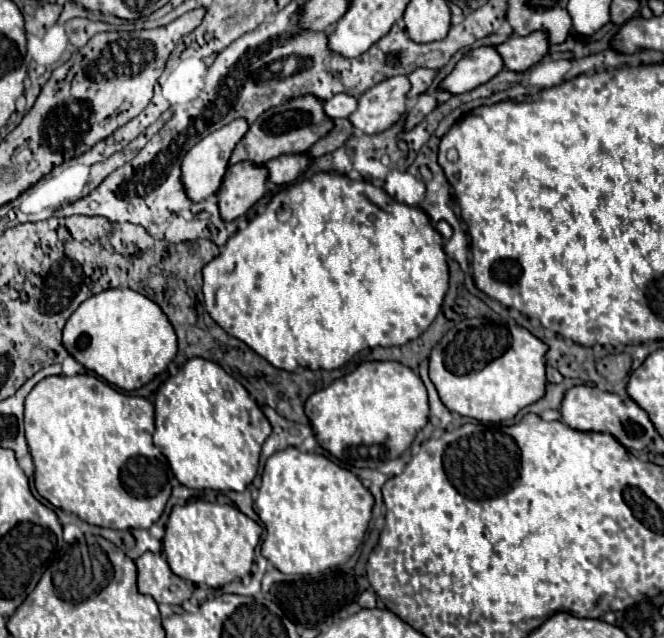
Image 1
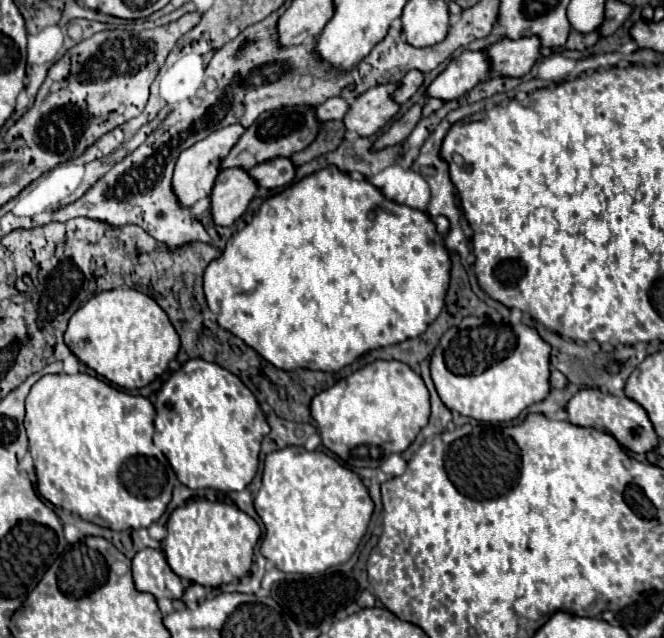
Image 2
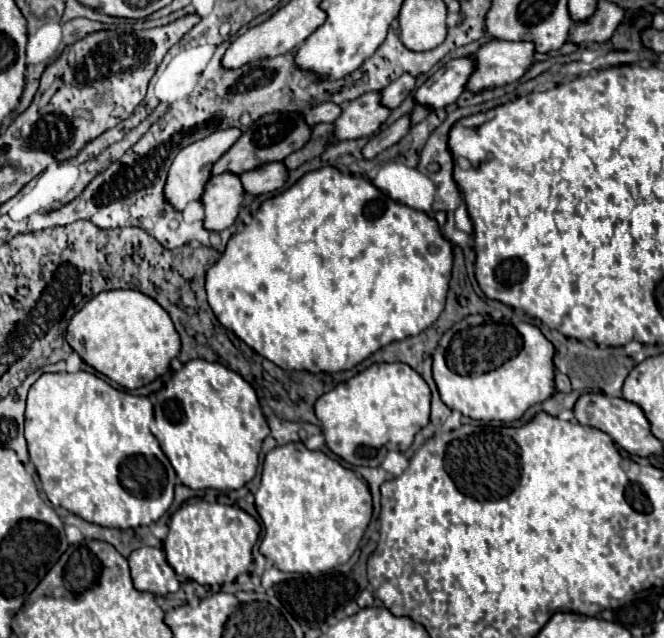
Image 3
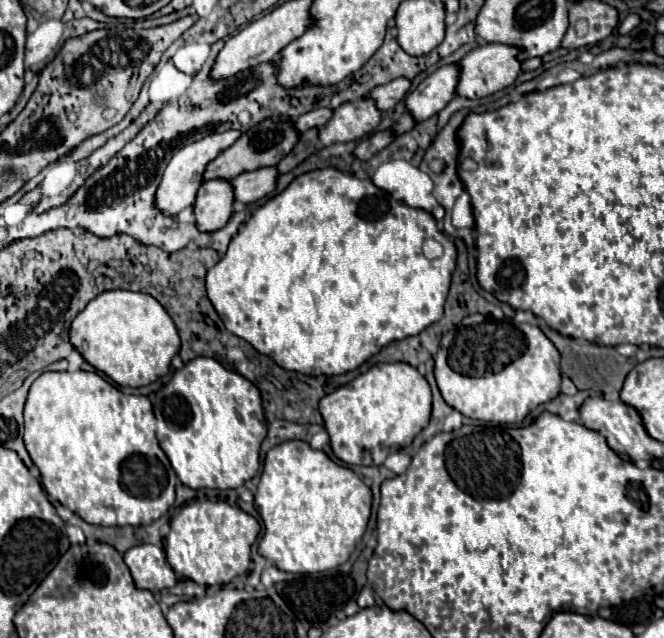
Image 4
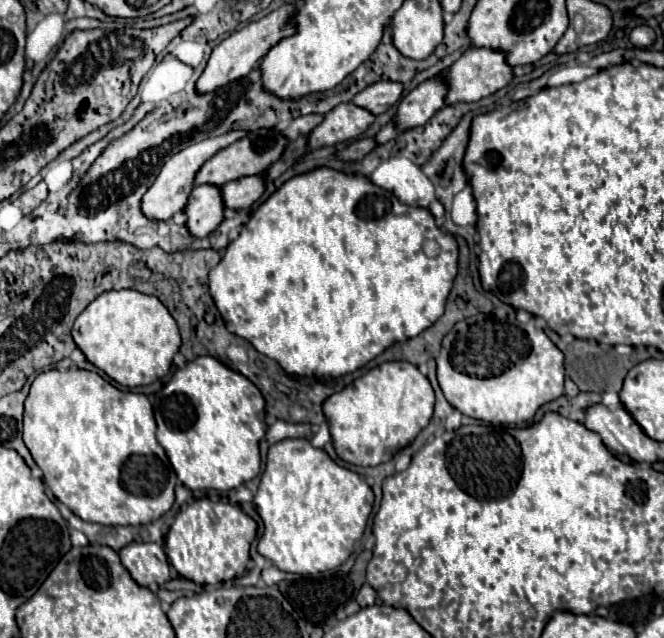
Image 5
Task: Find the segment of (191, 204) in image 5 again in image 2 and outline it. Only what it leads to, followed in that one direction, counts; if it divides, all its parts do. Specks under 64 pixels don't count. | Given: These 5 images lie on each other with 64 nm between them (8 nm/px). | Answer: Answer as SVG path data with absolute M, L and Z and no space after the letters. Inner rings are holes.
M228 168L216 176L210 192L210 212L216 226L230 226L248 208L258 192L256 182L242 168Z

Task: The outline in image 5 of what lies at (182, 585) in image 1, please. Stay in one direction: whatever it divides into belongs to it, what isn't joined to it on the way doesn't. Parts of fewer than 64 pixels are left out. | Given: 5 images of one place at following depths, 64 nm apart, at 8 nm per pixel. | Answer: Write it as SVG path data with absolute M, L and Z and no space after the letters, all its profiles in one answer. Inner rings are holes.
M132 542L126 544L118 554L130 576L140 586L156 590L160 584L170 580L170 564L160 544Z

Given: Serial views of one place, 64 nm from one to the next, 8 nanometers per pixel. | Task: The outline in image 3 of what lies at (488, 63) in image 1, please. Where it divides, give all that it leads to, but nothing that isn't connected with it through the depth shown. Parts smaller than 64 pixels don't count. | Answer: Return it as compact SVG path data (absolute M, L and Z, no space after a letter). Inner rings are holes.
M454 58L438 68L414 94L414 102L426 110L438 110L458 100L470 74L474 72L474 58Z

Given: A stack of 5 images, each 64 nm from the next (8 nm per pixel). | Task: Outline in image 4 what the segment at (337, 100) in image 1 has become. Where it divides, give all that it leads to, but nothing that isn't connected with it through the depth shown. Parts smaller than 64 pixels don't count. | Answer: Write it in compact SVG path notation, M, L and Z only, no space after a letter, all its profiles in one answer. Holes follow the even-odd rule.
M318 108L318 110L312 110L312 112L302 114L302 116L294 122L294 128L296 128L298 132L304 132L304 130L308 130L308 128L320 128L322 124L326 124L326 122L330 120L330 116L332 116L332 110L328 110L328 108Z

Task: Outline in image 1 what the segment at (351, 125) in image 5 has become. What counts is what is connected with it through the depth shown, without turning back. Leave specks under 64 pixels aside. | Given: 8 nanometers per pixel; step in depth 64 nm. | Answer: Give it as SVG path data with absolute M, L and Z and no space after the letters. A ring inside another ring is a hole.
M406 76L388 78L358 98L358 108L348 120L364 134L384 132L406 112L408 90L410 82Z

